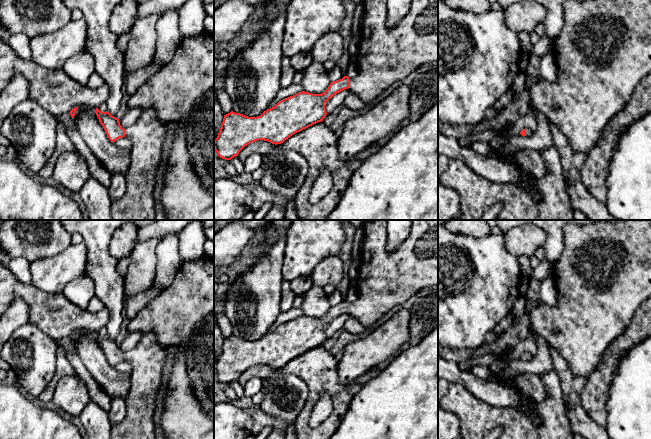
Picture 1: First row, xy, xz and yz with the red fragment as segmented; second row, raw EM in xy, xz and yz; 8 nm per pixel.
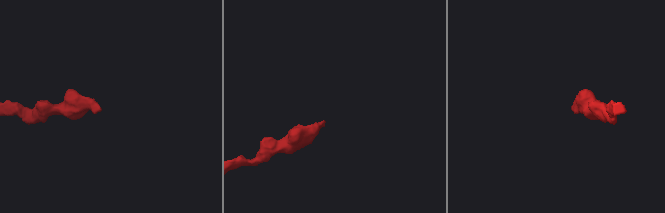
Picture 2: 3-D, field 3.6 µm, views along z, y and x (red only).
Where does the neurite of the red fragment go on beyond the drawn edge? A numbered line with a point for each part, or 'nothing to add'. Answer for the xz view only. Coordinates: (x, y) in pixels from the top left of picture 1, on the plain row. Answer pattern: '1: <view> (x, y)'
1: xz (386, 279)

